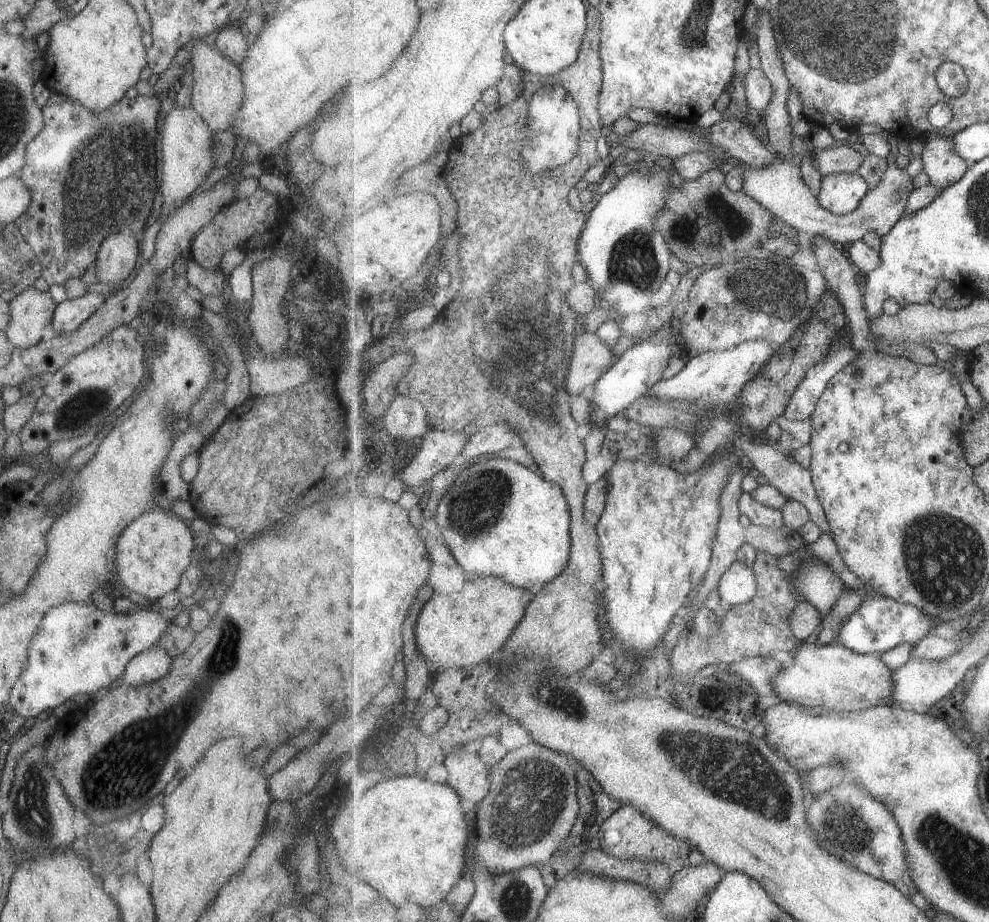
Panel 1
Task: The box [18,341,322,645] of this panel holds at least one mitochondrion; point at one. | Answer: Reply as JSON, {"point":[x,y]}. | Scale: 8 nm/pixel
{"point":[86,404]}

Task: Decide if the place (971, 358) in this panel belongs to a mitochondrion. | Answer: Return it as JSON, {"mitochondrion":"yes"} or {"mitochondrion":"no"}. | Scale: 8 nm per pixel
{"mitochondrion":"no"}

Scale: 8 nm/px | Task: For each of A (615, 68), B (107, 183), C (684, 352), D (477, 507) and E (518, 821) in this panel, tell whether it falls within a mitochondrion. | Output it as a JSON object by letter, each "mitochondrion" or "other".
{"A":"other","B":"mitochondrion","C":"other","D":"mitochondrion","E":"mitochondrion"}

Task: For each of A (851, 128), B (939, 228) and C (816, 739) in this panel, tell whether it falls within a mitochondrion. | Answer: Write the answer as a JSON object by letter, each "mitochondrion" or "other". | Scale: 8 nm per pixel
{"A":"other","B":"other","C":"other"}

